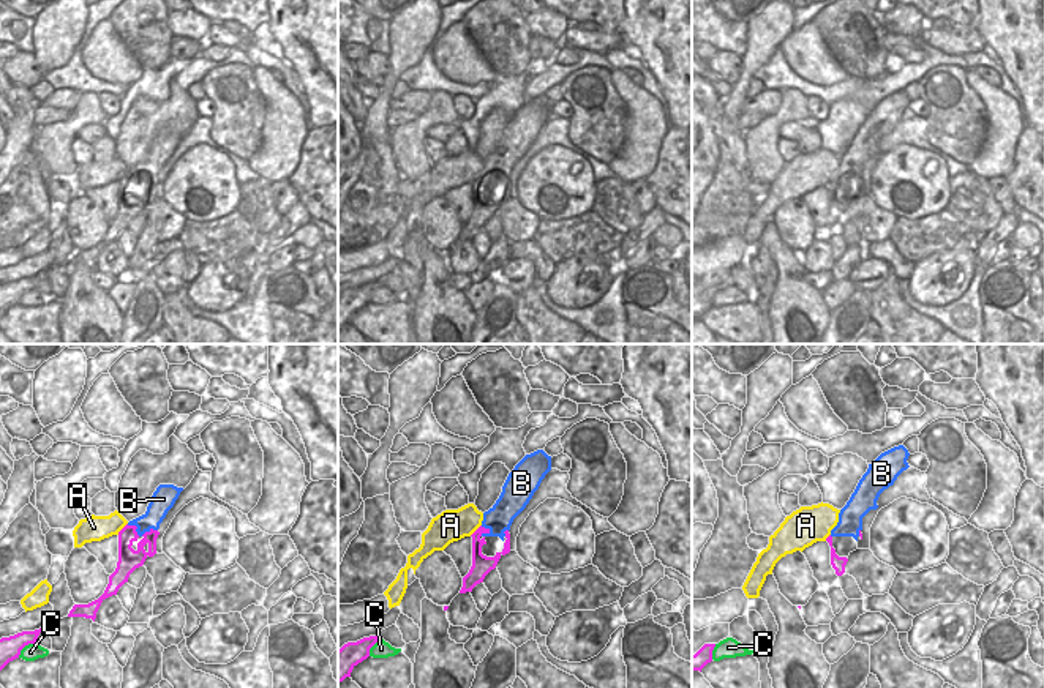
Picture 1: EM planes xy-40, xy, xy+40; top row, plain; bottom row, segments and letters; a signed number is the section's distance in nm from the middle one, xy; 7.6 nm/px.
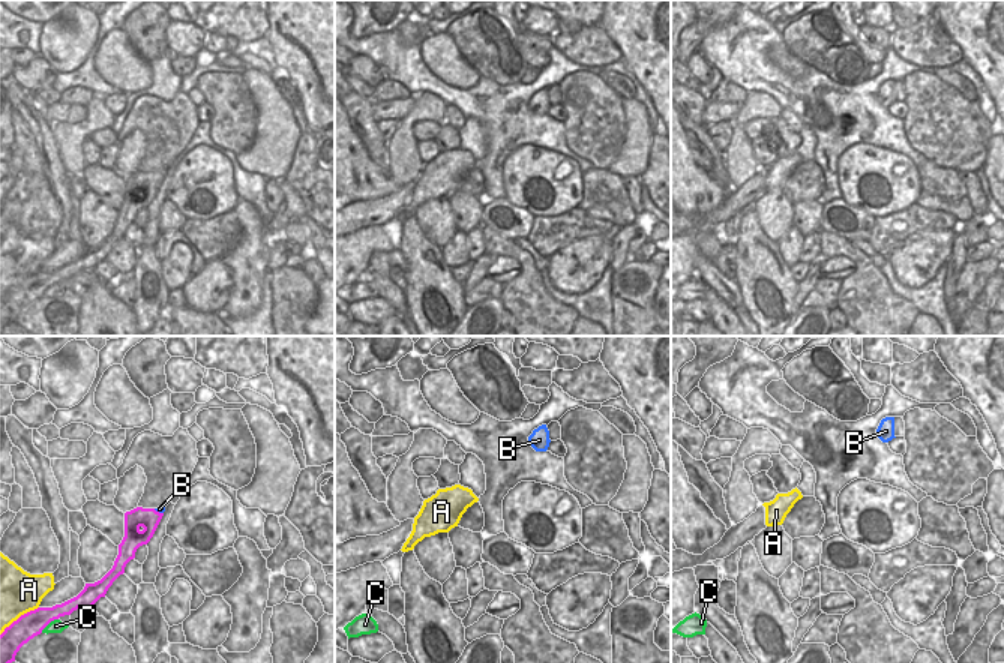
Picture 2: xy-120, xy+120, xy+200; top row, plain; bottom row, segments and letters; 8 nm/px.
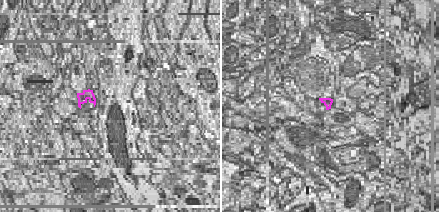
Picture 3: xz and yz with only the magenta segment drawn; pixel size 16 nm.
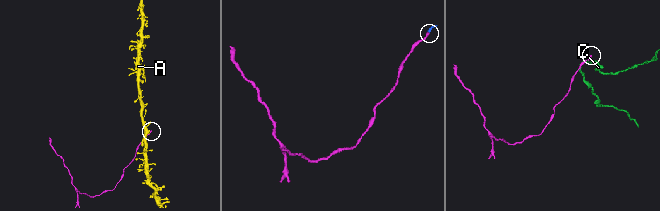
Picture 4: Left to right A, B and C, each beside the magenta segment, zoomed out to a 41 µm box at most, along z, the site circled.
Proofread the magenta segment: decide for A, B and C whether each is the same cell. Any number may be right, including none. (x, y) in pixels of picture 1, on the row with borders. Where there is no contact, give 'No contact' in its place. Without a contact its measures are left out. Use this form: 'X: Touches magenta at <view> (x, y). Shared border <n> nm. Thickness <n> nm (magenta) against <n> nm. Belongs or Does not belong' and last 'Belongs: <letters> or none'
A: Touches magenta at xy-40 (122, 529). Shared border 120 nm. Thickness 170 nm (magenta) against 190 nm. Does not belong
B: Touches magenta at xy-40 (138, 535). Shared border 240 nm. Thickness 170 nm (magenta) against 160 nm. Belongs
C: Touches magenta at xy-40 (24, 646). Shared border 170 nm. Thickness 170 nm (magenta) against 130 nm. Does not belong
Belongs: B.

